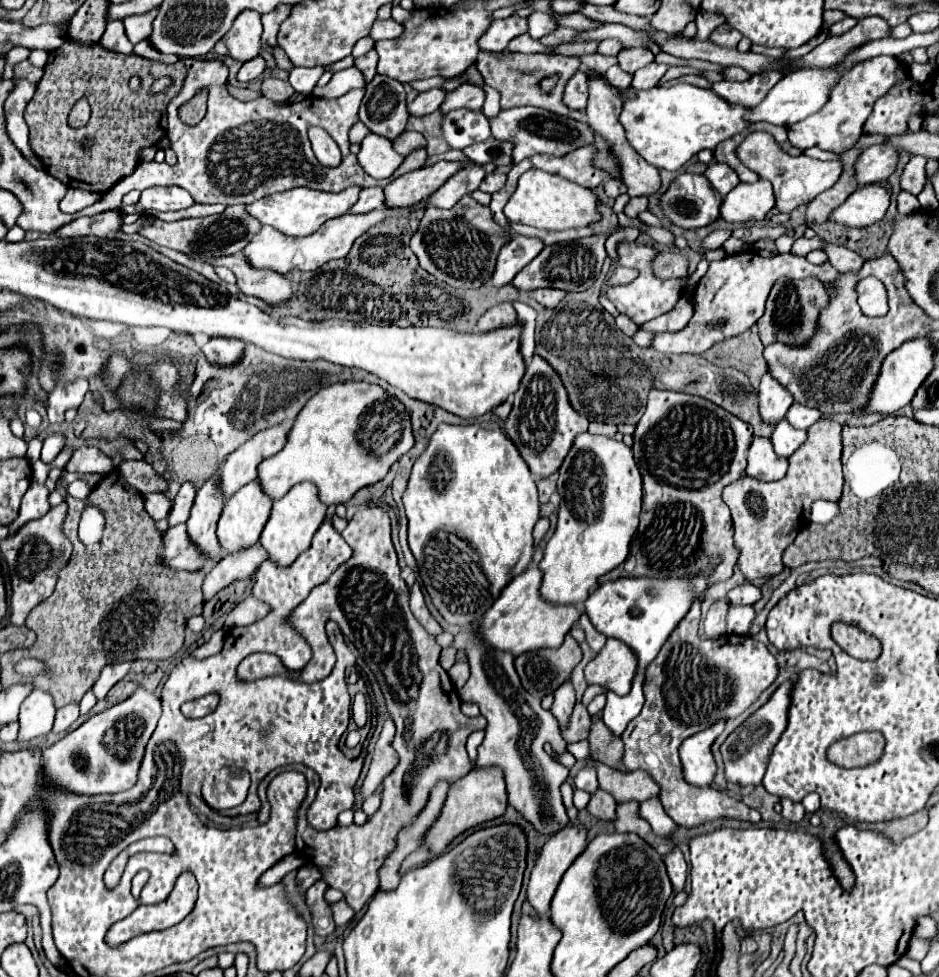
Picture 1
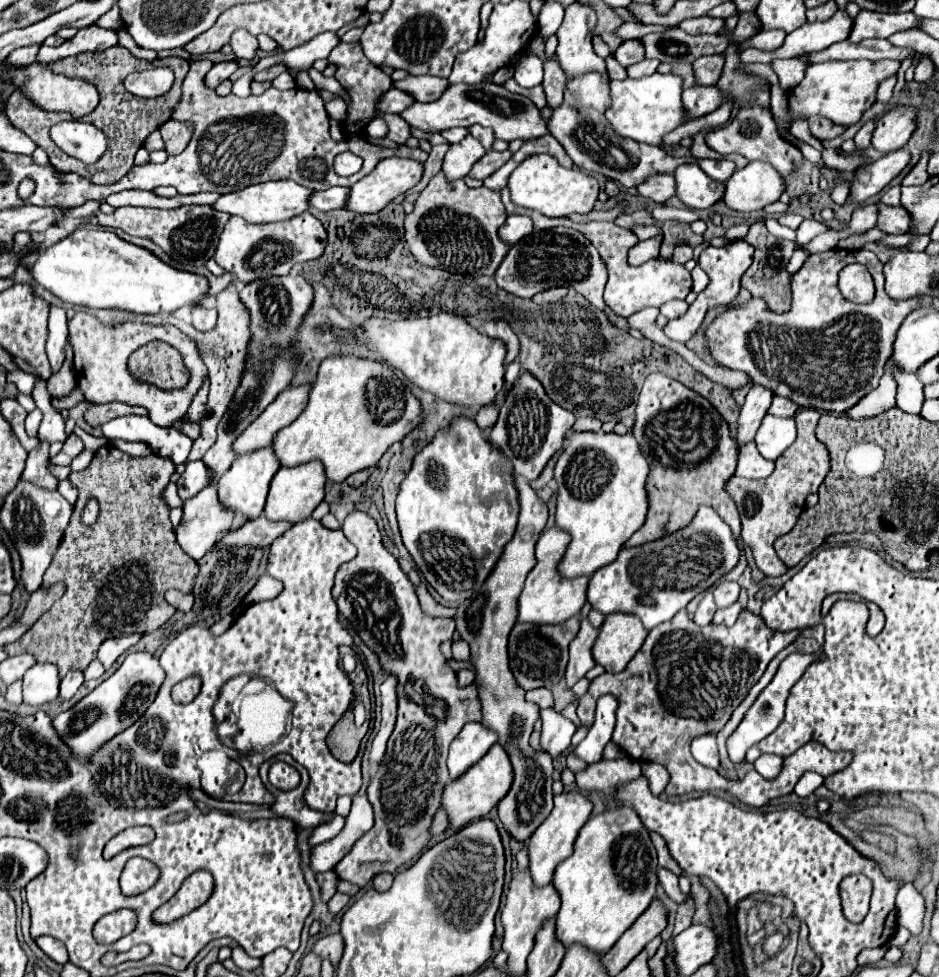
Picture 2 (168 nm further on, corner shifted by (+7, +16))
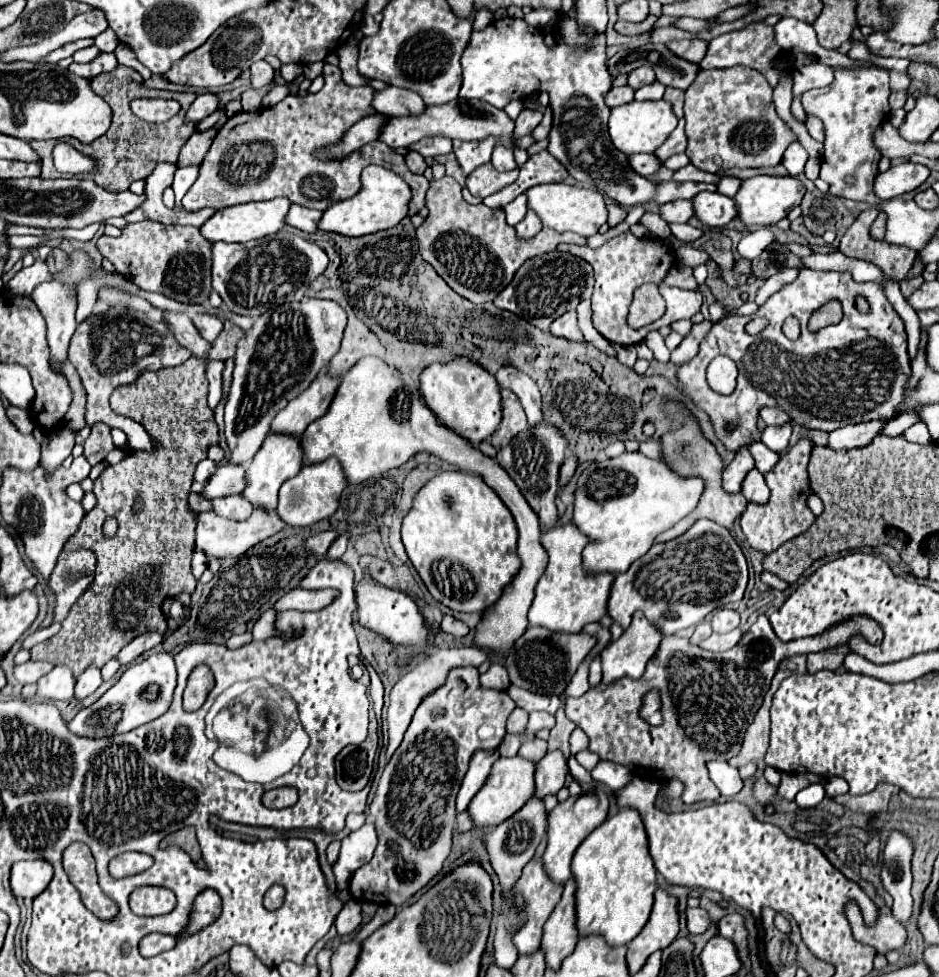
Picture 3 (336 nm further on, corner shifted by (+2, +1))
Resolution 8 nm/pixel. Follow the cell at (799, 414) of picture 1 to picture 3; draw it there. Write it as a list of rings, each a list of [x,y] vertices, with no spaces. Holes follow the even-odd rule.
[[[791,423],[781,425],[781,427],[767,427],[761,435],[761,441],[775,453],[783,455],[791,437]]]

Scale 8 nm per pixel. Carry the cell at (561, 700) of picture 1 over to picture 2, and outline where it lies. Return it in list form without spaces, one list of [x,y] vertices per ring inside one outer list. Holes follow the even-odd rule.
[[[554,706],[542,710],[540,718],[542,718],[542,738],[540,738],[542,750],[552,754],[552,758],[556,758],[570,748],[570,738],[576,732],[576,726],[572,720],[556,712]]]

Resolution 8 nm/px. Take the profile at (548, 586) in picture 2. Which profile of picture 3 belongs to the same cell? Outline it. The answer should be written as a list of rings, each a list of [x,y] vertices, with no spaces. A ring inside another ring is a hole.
[[[575,523],[553,527],[541,535],[541,545],[547,551],[549,561],[545,573],[535,587],[535,599],[529,609],[529,625],[539,625],[551,631],[579,633],[583,625],[599,621],[607,613],[607,599],[615,575],[587,575],[587,571],[583,569],[581,553],[589,541],[591,539],[583,535]]]

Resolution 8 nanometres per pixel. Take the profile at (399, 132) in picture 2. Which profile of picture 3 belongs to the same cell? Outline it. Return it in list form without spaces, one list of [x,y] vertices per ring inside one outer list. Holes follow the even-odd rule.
[[[409,151],[409,153],[407,153],[407,157],[405,157],[405,161],[407,161],[407,167],[409,167],[413,173],[423,175],[423,173],[425,173],[425,169],[427,169],[425,159],[423,159],[419,153],[415,153],[415,151]]]

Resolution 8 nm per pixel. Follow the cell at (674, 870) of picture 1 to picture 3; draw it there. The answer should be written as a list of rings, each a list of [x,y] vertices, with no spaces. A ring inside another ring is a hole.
[[[697,907],[697,909],[687,909],[687,927],[689,927],[689,933],[693,935],[701,935],[709,929],[711,925],[711,919],[707,915],[705,909]]]

